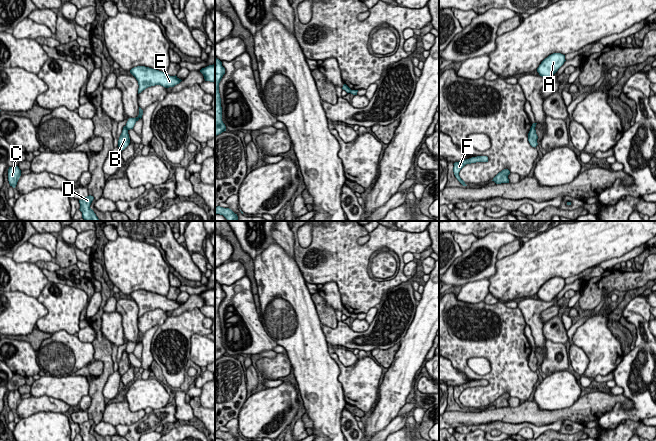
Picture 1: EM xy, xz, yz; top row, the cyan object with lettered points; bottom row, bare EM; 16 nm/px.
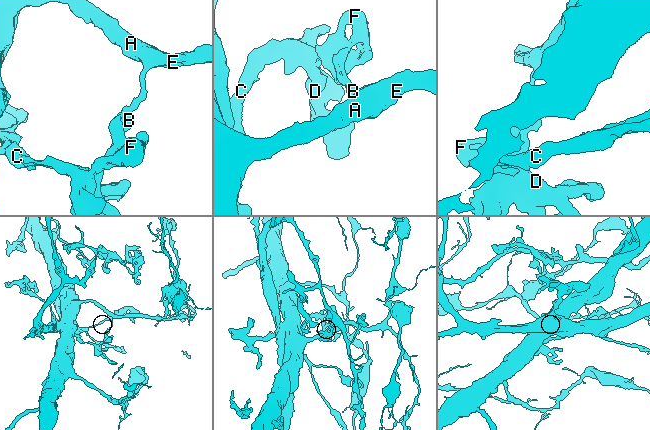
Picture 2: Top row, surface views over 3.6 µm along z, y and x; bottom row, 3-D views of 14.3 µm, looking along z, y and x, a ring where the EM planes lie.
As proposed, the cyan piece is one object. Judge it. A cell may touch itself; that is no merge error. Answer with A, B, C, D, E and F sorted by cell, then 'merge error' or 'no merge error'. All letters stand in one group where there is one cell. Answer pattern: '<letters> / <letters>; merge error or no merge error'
A E / B C D F; merge error

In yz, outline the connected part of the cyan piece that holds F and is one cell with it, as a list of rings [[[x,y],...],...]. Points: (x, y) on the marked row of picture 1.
[[[477,156],[477,157],[472,157],[469,159],[465,159],[459,162],[455,162],[453,165],[453,172],[457,180],[463,185],[467,186],[465,182],[460,178],[459,172],[460,170],[466,165],[466,164],[471,164],[471,163],[476,163],[476,162],[488,162],[488,157],[487,156]]]

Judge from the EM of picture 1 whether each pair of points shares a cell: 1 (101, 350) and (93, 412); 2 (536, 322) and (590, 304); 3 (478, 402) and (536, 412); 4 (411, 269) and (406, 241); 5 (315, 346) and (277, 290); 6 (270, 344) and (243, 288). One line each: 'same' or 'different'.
1: same
2: different
3: different
4: different
5: same
6: same

